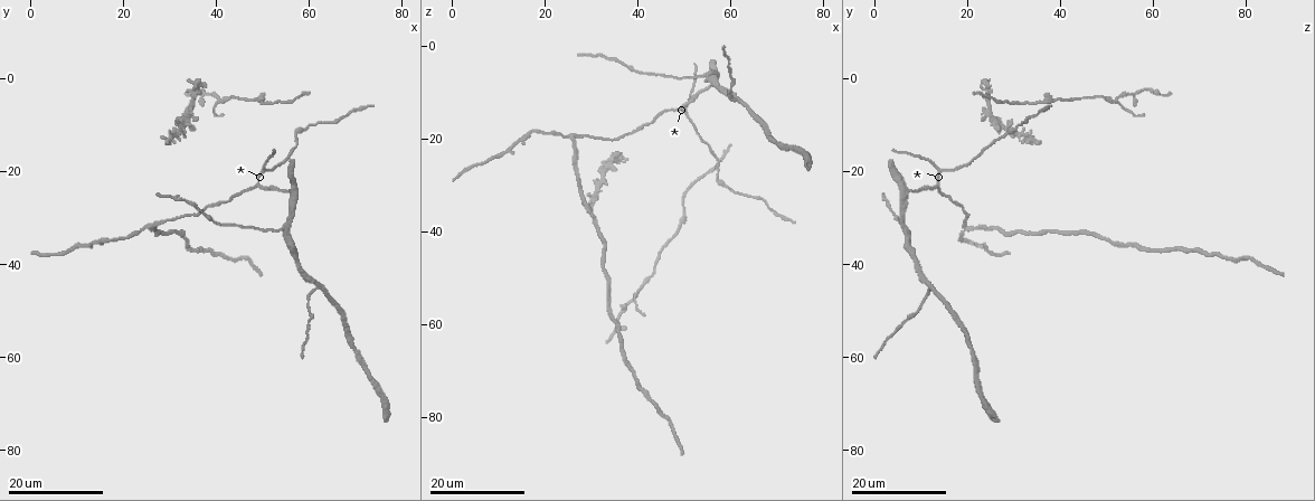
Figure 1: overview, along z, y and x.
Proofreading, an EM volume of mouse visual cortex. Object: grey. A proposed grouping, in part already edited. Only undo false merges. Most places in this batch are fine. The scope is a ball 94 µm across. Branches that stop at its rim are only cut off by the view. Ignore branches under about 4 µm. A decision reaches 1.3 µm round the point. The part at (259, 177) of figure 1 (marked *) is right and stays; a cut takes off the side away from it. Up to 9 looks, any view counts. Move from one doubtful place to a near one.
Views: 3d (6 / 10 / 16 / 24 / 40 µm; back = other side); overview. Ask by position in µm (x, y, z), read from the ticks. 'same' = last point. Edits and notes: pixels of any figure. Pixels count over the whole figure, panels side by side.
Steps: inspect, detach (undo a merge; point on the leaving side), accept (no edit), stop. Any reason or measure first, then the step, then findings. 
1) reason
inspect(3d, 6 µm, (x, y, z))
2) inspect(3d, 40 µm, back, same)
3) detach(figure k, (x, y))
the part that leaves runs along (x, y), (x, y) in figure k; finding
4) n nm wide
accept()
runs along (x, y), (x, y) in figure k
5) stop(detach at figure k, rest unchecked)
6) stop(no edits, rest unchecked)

a fork
inspect(3d, 24 µm, (49.5, 20.0, 14.0))

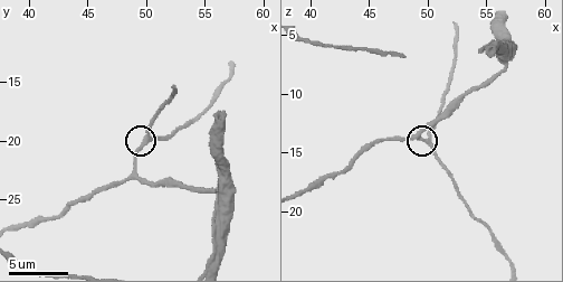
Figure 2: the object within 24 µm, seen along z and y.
inspect(3d, 10 µm, (50.2, 19.8, 14.0))

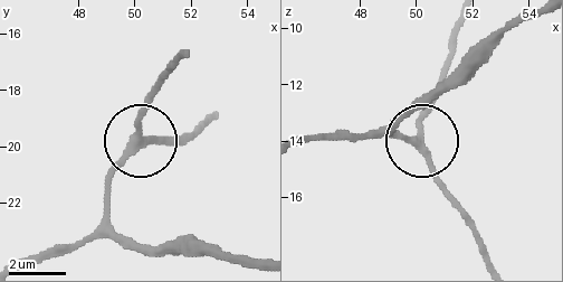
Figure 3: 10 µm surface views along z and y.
side arm 12 µm
accept()
runs along (114, 176), (141, 142), (148, 94) in figure 3; continuous, no second neuron

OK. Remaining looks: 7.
three arms meet
inspect(3d, 16 µm, (41.0, 5.0, 52.5))

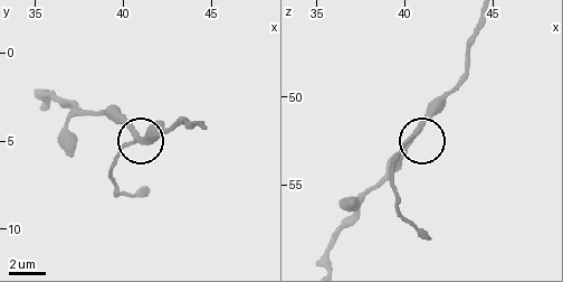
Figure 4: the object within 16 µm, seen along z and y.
inspect(3d, 6 µm, (40.6, 4.7, 52.1))

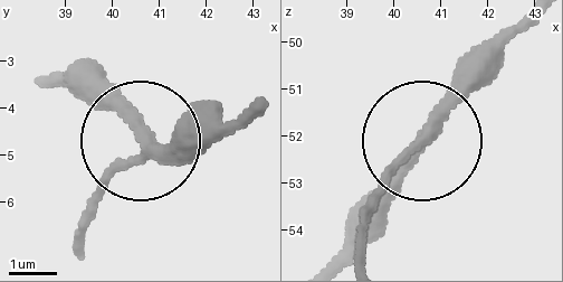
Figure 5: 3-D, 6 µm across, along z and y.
3 arms
accept()
runs along (517, 26), (364, 215) in figure 5; all the same neuron

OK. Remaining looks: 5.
inspect(3d, 24 µm, (54.5, 32.0, 6.5))

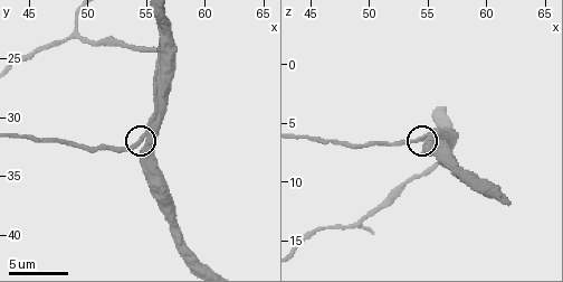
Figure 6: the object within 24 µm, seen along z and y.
inspect(3d, 10 µm, (54.4, 32.2, 6.4))

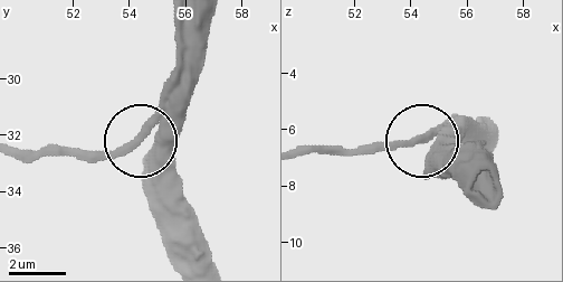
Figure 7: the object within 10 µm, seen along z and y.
side arm 32 µm
accept()
continuous, no second neuron

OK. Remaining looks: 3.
inspect(3d, 24 µm, (61.5, 45.0, 12.0))

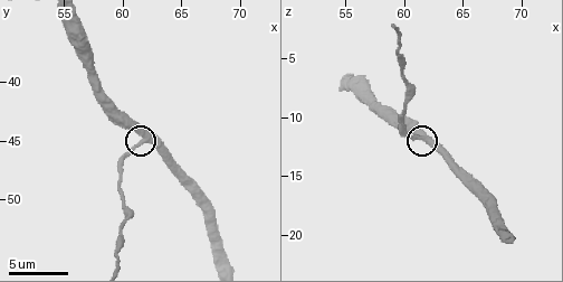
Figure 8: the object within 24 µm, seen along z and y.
inspect(3d, 10 µm, (61.8, 45.2, 12.0))

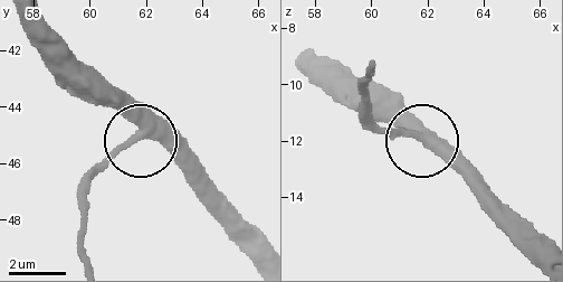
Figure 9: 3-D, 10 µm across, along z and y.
390 nm wide
accept()
runs along (40, 25), (136, 133), (78, 196) in figure 9; all the same neuron

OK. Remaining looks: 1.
stop(no edits, rest unchecked)

